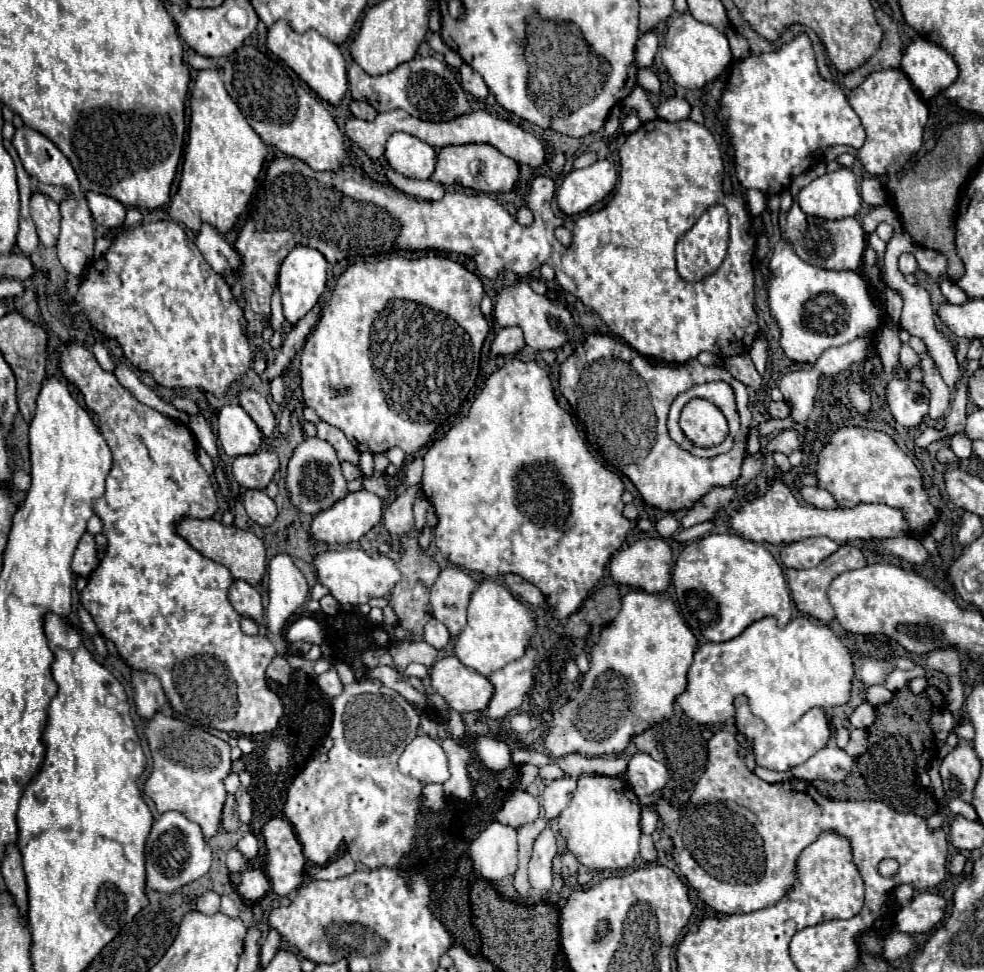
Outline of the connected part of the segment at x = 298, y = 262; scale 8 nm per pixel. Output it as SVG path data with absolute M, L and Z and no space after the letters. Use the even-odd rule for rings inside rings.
M309 246L293 248L283 260L279 270L279 292L281 292L283 316L291 326L295 326L315 304L319 304L319 298L327 290L327 270L329 262L325 260L325 256Z

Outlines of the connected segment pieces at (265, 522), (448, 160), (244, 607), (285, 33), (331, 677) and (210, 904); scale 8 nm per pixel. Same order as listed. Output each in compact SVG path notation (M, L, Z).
M247 490L243 497L243 506L247 516L259 526L269 526L277 518L275 502L264 490Z
M465 144L465 146L443 146L437 154L437 164L431 180L441 184L461 184L477 188L481 192L509 192L519 178L519 166L515 160L503 156L489 144Z
M235 580L229 588L229 602L233 604L233 608L241 614L241 616L249 616L251 620L257 622L259 632L265 634L265 622L263 622L263 604L261 604L261 596L259 592L247 584L245 580Z
M275 22L267 32L267 48L279 56L289 68L293 68L301 80L307 82L307 86L317 92L325 102L331 106L339 106L349 92L347 72L345 72L345 58L337 44L321 36L317 30L307 30L303 34L297 34L289 28L287 22Z
M335 668L327 670L325 674L321 674L321 676L317 678L317 684L319 684L319 688L321 688L327 696L331 696L331 698L339 696L339 694L341 694L341 688L343 688L343 684L341 684Z
M207 890L207 892L203 892L203 894L199 894L199 896L195 898L195 906L197 906L199 912L203 912L203 914L207 914L207 916L217 914L217 912L219 912L219 894Z

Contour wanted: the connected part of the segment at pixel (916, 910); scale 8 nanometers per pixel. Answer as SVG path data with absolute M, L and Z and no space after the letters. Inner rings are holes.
M921 892L911 898L907 906L903 906L895 916L895 928L907 934L921 934L933 930L945 916L947 902L945 898Z

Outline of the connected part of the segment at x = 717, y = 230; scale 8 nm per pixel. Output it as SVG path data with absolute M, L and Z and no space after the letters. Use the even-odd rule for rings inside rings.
M723 206L709 208L697 224L677 242L677 272L687 282L701 282L709 274L713 274L727 256L727 242L729 242L729 224L727 224L727 210Z

